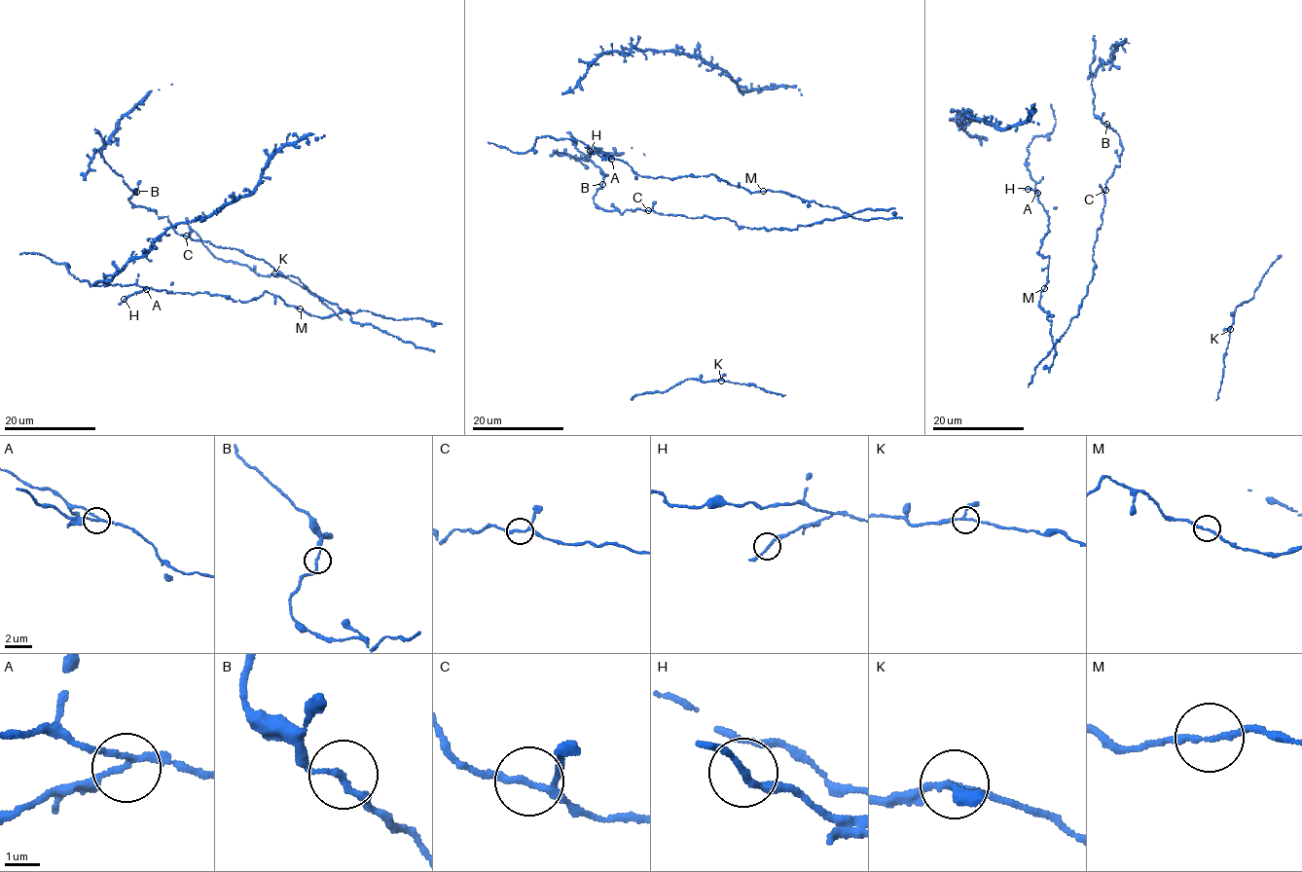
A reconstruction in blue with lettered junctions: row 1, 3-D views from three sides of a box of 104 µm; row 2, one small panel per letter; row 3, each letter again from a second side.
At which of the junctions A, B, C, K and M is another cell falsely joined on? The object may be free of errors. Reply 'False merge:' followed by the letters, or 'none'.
False merge: A

